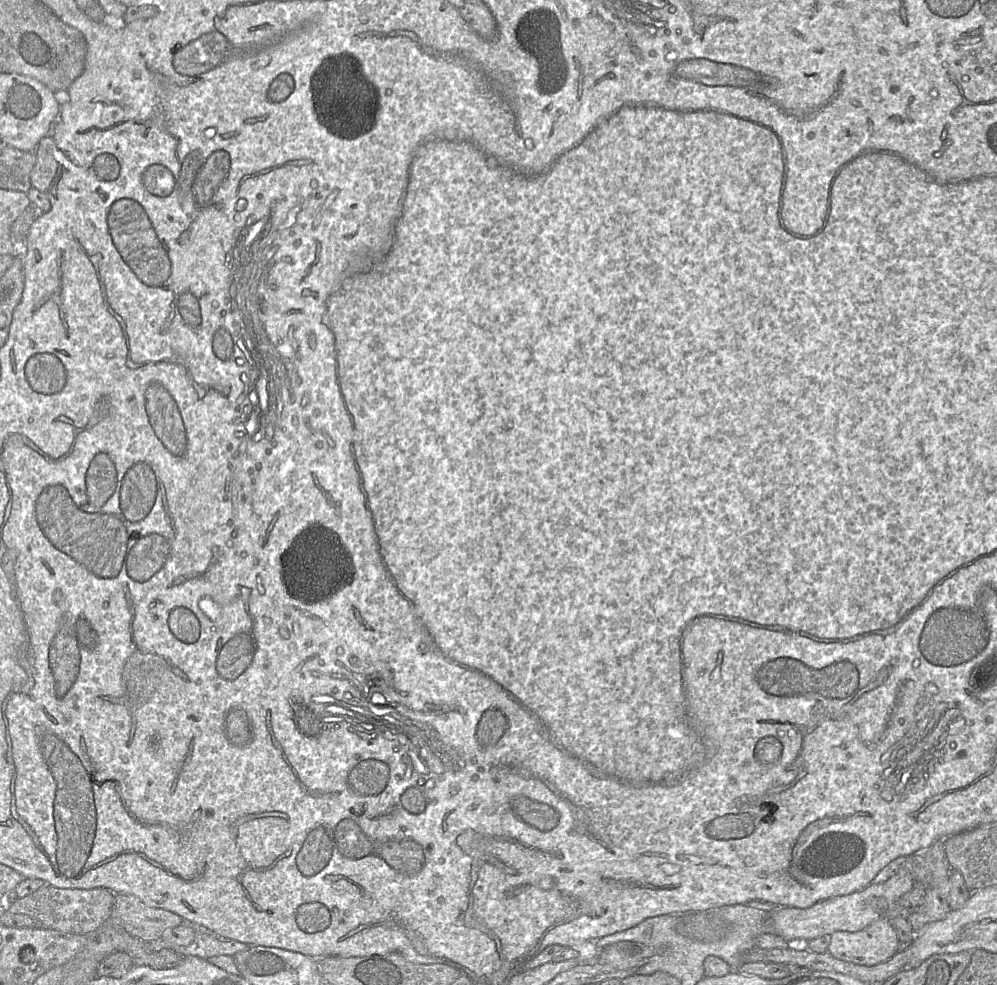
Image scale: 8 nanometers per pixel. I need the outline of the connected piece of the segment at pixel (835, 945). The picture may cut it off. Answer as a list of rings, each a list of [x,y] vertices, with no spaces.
[[[879,919],[856,932],[834,932],[827,952],[845,962],[875,966],[892,958],[901,948],[890,920]]]

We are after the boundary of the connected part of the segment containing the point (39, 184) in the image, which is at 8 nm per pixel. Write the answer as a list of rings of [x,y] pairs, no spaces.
[[[52,136],[43,137],[35,148],[35,152],[36,162],[30,175],[31,186],[47,193],[58,168],[55,158],[55,142]]]

